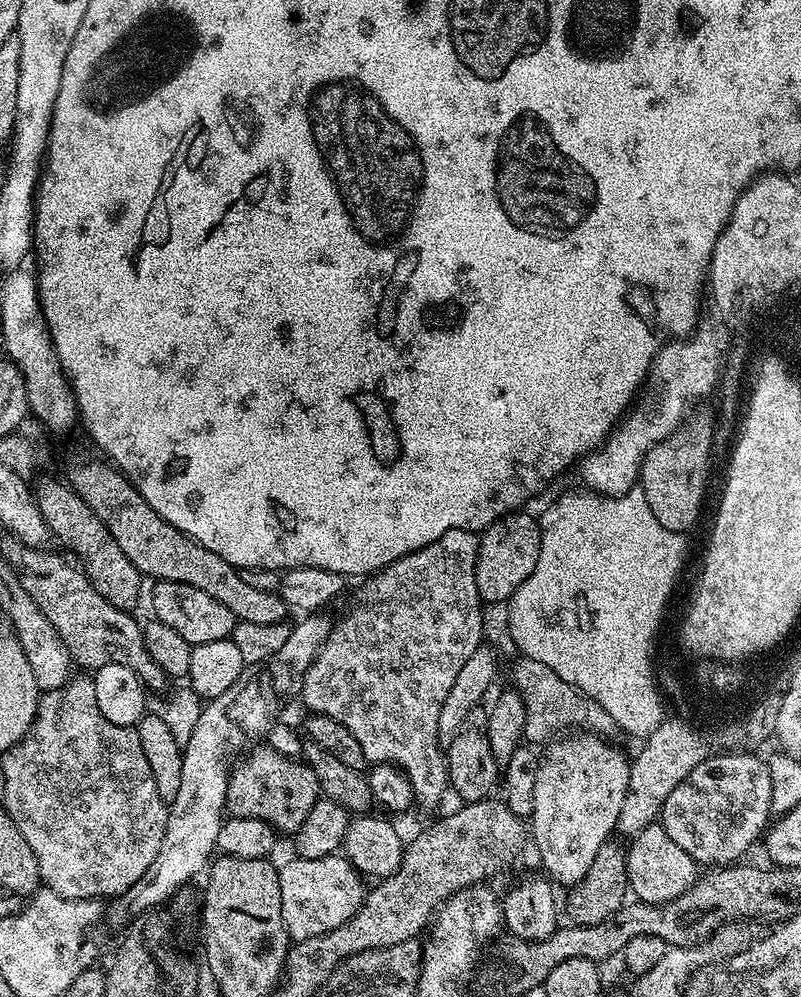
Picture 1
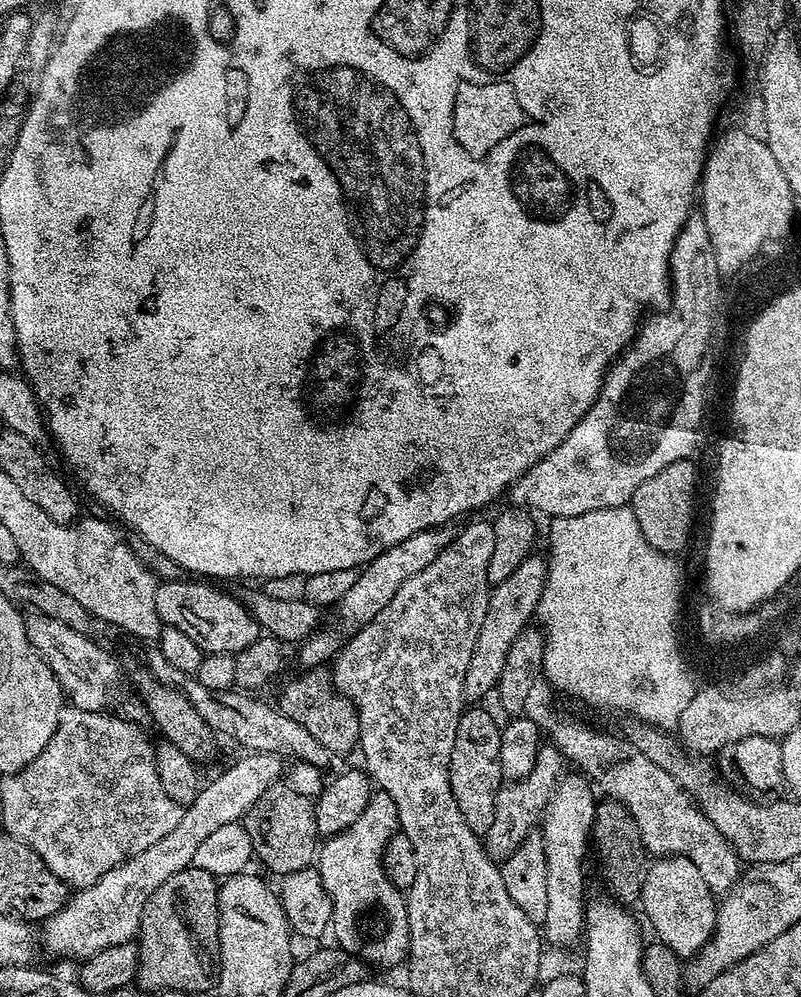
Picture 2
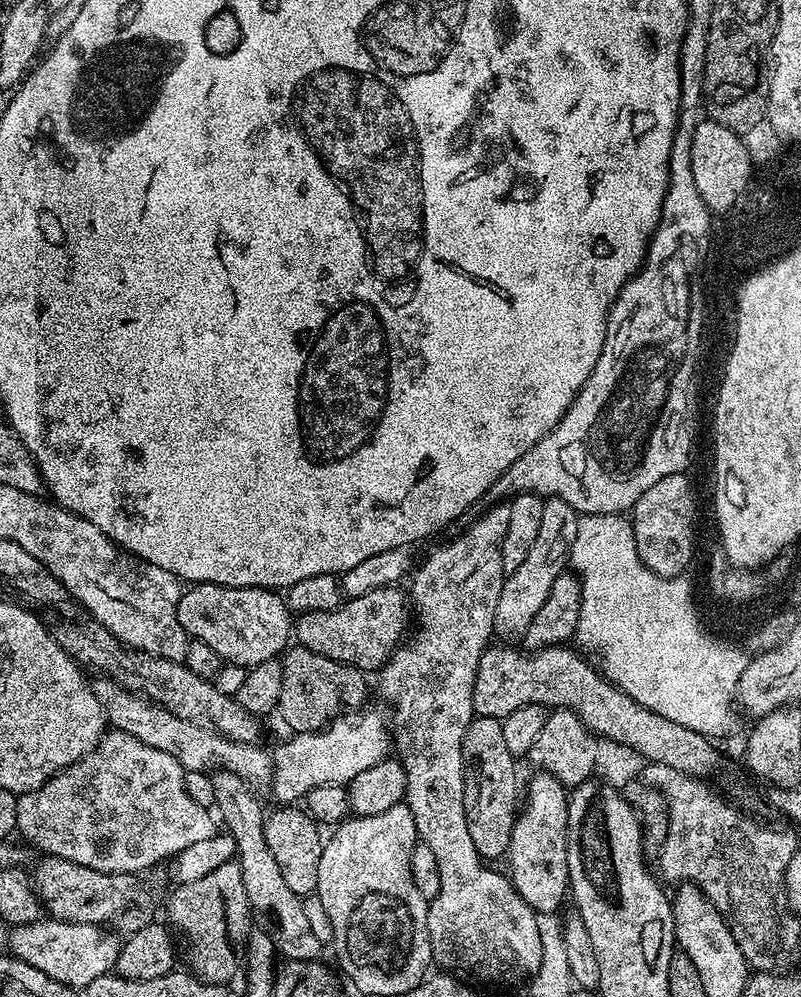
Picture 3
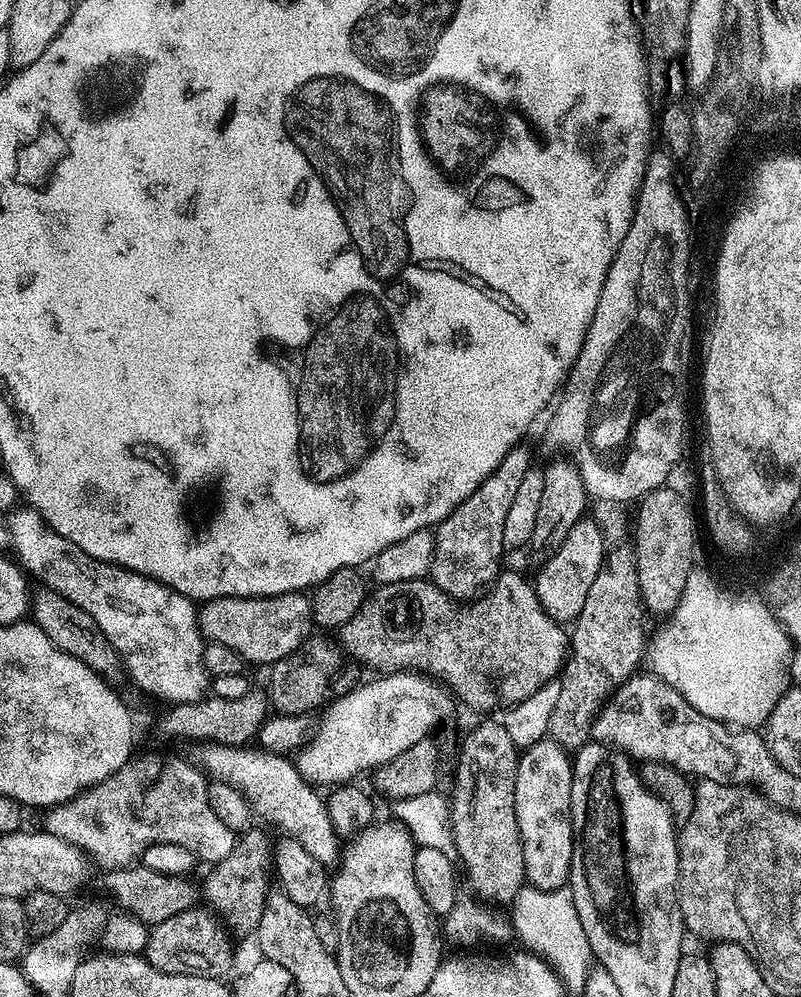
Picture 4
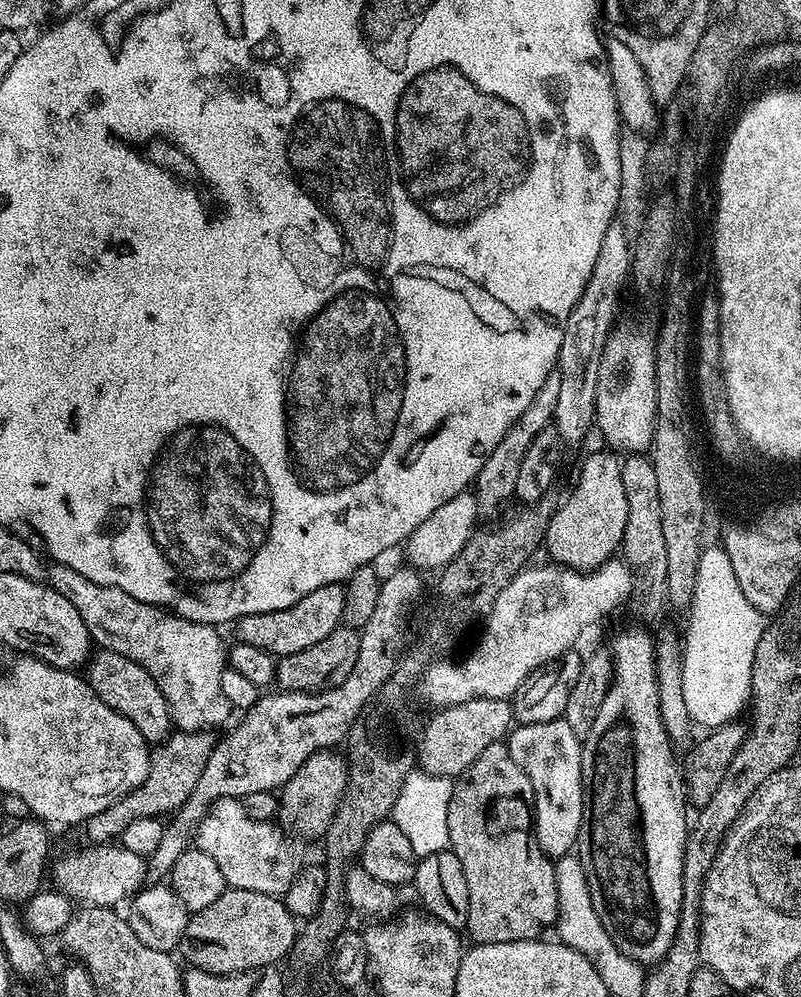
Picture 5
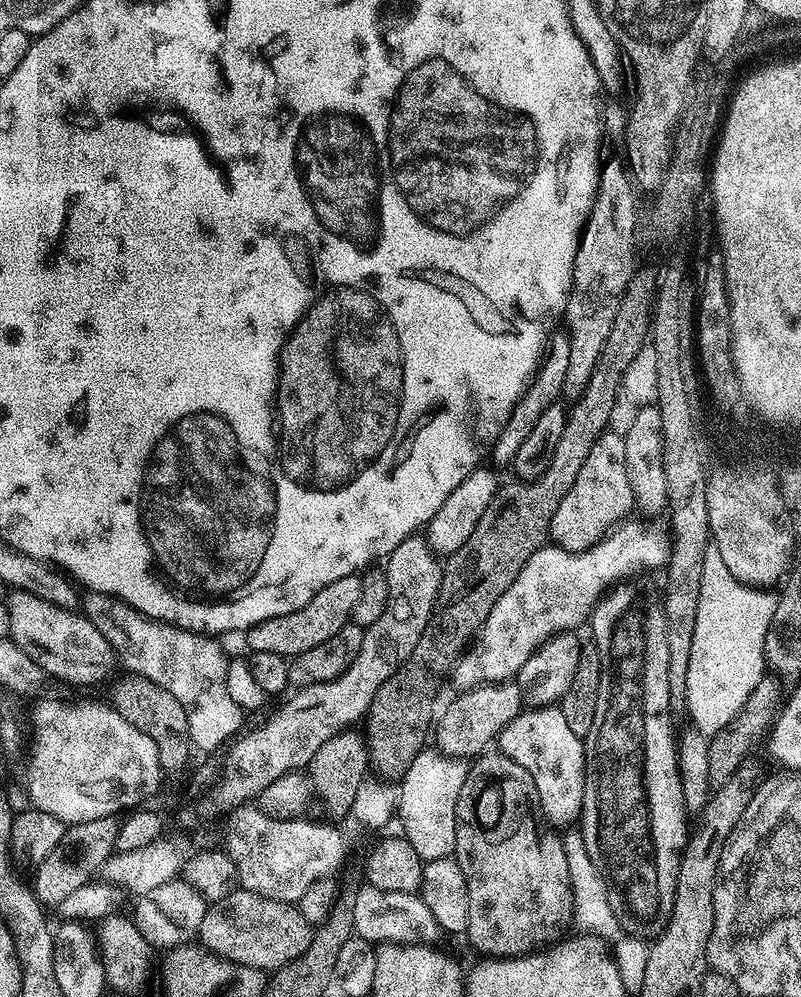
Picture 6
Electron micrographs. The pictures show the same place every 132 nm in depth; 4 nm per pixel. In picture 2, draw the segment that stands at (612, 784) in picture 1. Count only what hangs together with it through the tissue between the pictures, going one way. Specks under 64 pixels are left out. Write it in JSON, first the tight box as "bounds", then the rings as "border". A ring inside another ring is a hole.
{"bounds":[542,774,598,948],"border":[[[568,774],[561,779],[542,817],[546,846],[546,918],[542,936],[556,948],[564,948],[576,939],[579,941],[584,931],[584,855],[588,852],[588,842],[590,846],[598,805],[598,796],[592,793],[593,785],[583,775],[575,775]]]}

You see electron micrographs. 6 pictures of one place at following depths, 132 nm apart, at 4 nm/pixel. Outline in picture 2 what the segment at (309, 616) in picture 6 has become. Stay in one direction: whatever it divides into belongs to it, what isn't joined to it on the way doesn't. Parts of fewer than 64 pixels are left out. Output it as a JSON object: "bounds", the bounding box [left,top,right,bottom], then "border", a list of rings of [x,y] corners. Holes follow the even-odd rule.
{"bounds":[154,578,262,654],"border":[[[177,578],[174,580],[164,580],[157,583],[156,593],[154,594],[154,606],[158,610],[158,618],[161,625],[169,624],[174,626],[174,630],[182,630],[190,642],[194,642],[200,647],[201,652],[207,654],[210,652],[226,652],[237,654],[246,651],[255,640],[262,635],[262,629],[257,620],[248,613],[248,609],[240,603],[235,595],[227,596],[220,588],[215,588],[215,583],[201,582],[196,578]]]}

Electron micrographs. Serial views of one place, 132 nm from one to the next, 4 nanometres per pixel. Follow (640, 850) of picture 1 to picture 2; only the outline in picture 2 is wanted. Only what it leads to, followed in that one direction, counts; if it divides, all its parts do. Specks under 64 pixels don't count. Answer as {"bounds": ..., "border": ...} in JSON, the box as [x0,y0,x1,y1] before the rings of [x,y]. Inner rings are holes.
{"bounds":[638,854,717,958],"border":[[[669,854],[653,859],[647,865],[638,904],[644,907],[643,919],[648,919],[656,931],[655,939],[670,946],[670,950],[681,958],[695,957],[716,929],[717,897],[712,888],[706,886],[706,878],[702,878],[698,866],[684,856]]]}

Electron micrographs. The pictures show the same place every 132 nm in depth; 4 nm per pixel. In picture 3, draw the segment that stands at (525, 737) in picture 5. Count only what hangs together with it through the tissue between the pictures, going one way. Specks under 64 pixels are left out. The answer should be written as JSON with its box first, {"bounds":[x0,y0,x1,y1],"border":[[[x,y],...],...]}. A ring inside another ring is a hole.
{"bounds":[506,774,569,914],"border":[[[536,774],[528,784],[528,805],[519,809],[510,834],[510,846],[506,853],[508,868],[506,875],[514,890],[537,914],[556,914],[561,910],[560,902],[569,895],[568,886],[568,798],[569,793],[556,778],[547,774]]]}

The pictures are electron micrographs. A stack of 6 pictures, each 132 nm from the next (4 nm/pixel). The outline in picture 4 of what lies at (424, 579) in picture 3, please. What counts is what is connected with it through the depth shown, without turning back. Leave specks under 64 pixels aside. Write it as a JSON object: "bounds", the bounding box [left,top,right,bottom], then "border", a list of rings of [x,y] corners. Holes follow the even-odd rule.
{"bounds":[430,442,534,602],"border":[[[524,442],[515,444],[510,454],[506,454],[506,458],[498,462],[494,474],[487,476],[478,490],[474,490],[470,498],[462,501],[435,531],[436,554],[432,559],[430,579],[446,595],[451,596],[453,601],[464,602],[475,597],[481,590],[487,589],[502,571],[500,555],[505,555],[506,552],[502,542],[502,525],[506,523],[506,514],[518,485],[534,467],[532,452],[526,445]]]}

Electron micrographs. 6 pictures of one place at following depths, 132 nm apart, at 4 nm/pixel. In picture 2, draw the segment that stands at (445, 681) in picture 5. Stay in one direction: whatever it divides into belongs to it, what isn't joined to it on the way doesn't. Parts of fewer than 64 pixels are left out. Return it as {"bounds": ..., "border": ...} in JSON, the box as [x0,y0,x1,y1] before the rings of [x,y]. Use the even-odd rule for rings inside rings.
{"bounds":[43,752,281,962],"border":[[[267,752],[244,754],[241,760],[234,761],[221,776],[214,777],[208,785],[205,783],[199,789],[193,804],[184,808],[178,826],[170,830],[166,838],[150,846],[150,850],[131,856],[114,870],[102,874],[102,878],[98,878],[94,886],[81,888],[69,895],[62,910],[43,921],[43,947],[48,947],[56,956],[83,962],[102,950],[119,948],[129,943],[140,931],[142,910],[150,894],[154,894],[154,890],[158,890],[158,886],[162,886],[166,878],[189,867],[194,858],[194,850],[209,834],[214,834],[214,830],[243,821],[254,802],[258,802],[261,794],[277,783],[281,776],[281,757],[269,756]]]}

